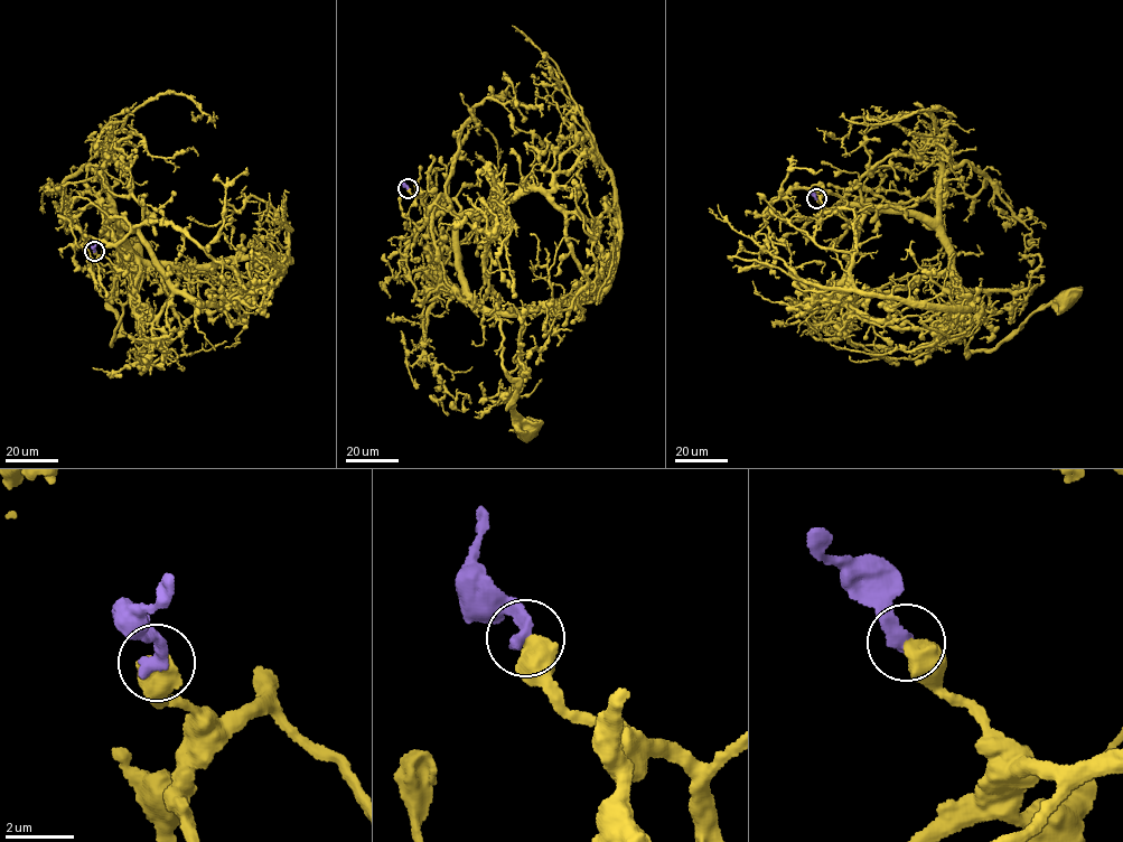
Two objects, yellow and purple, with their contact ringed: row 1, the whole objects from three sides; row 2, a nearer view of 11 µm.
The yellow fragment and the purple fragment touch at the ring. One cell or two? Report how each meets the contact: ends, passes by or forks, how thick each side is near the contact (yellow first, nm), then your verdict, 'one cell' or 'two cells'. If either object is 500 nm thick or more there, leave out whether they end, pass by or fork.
600/440 nm | one cell

